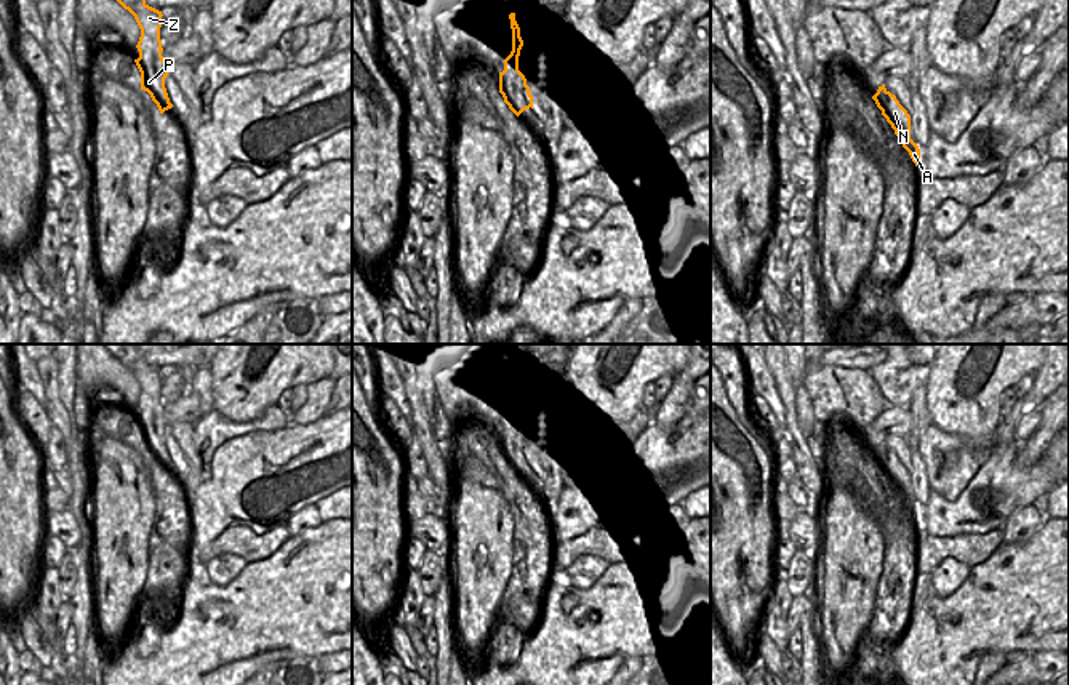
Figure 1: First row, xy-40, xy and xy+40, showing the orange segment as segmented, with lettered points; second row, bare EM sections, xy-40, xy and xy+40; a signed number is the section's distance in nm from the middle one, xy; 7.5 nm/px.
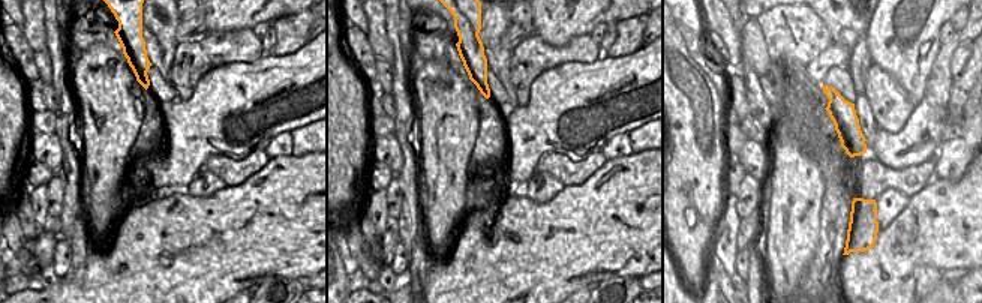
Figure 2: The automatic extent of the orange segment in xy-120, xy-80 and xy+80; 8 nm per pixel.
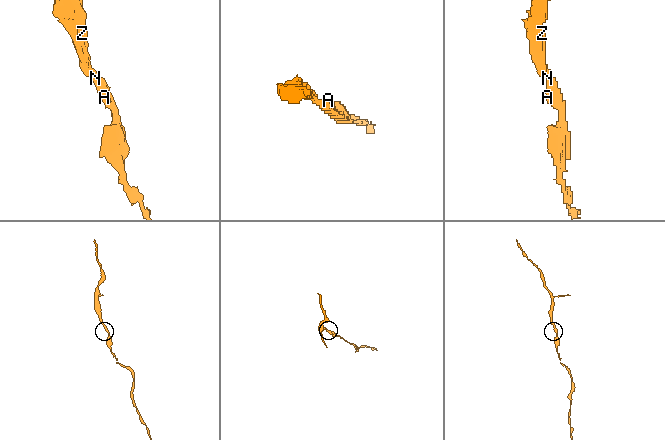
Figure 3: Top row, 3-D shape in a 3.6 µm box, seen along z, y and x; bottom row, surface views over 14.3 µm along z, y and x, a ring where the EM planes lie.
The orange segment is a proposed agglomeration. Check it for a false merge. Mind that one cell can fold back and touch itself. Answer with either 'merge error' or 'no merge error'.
no merge error

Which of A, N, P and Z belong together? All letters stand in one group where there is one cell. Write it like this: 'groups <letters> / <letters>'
groups A N P Z

